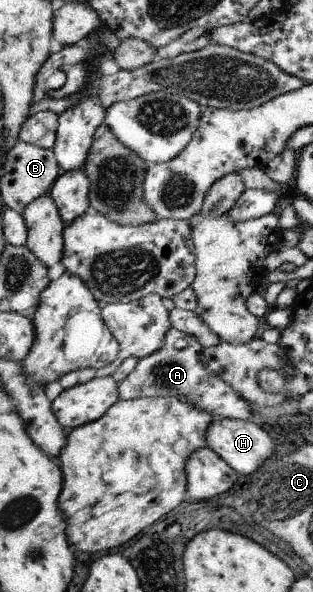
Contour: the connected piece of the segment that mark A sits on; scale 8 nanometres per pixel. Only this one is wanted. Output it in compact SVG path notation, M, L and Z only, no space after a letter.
M172 327L167 334L167 339L164 340L164 346L157 350L156 354L139 360L134 371L120 382L120 399L135 400L143 397L176 396L192 402L192 392L194 392L196 408L210 412L215 418L250 421L250 418L254 416L252 404L246 398L240 398L236 394L236 390L230 388L226 382L222 382L218 376L208 376L208 368L205 367L204 361L200 357L202 348L194 336L179 332Z

